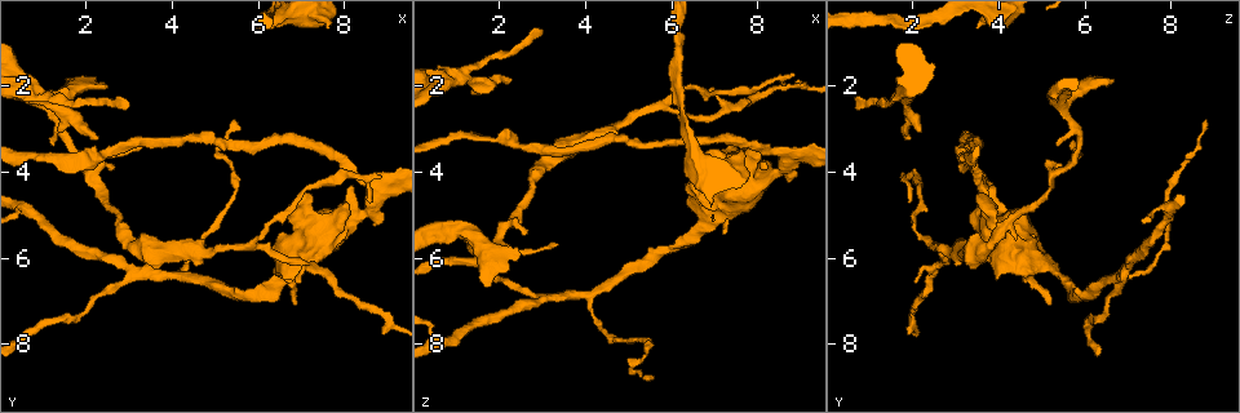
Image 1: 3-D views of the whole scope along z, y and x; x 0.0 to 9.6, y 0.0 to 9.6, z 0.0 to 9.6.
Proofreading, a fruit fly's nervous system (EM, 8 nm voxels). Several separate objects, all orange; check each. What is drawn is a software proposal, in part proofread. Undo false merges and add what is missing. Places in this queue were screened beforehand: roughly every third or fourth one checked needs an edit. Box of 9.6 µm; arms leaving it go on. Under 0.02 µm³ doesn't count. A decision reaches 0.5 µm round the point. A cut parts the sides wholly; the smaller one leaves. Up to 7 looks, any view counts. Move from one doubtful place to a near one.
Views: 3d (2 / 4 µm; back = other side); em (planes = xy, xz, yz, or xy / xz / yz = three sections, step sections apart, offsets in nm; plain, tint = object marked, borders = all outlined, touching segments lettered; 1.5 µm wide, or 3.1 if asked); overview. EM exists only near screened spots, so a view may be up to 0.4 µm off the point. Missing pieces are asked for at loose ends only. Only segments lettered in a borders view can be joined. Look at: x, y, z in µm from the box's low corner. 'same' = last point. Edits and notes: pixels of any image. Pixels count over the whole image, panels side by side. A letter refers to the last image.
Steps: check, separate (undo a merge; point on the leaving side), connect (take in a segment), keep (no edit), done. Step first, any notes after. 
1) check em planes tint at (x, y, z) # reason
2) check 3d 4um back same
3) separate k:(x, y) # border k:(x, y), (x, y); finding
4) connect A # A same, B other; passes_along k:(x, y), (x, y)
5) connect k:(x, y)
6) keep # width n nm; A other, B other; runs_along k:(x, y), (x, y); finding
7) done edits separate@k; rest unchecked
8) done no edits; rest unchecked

check em xy step 4 tint at (3.25, 3.30, 5.75) # an open end

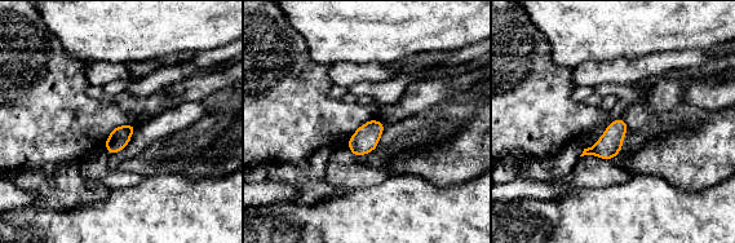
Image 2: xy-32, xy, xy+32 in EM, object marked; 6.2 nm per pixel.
check em planes borders same

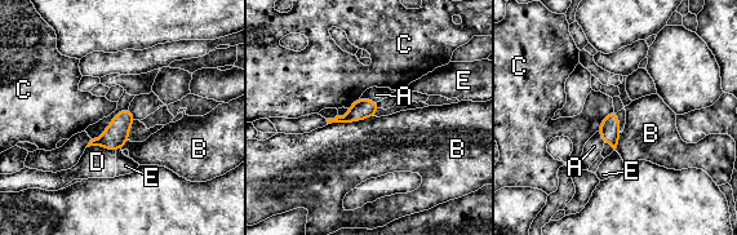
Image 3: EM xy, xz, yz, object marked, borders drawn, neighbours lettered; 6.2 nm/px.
keep # A other, B other, C other, D other, E other; border 3:(613, 109), (596, 131); none of them fits

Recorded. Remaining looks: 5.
check em planes borders at (2.25, 3.30, 1.80) # an open end

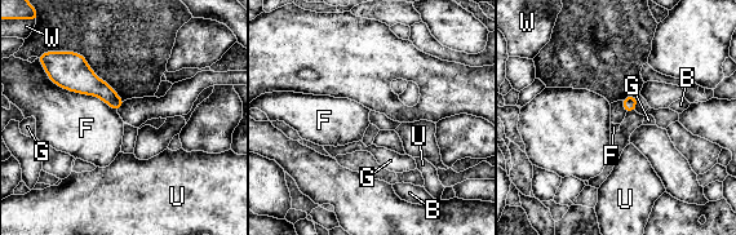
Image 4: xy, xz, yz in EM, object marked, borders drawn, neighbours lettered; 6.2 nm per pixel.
keep # B other, F other, G other, U other, W other; border 4:(47, 74), (116, 112); none of them fits

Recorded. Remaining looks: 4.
check 3d 2um back at (4.35, 5.75, 3.15) # calibre changes

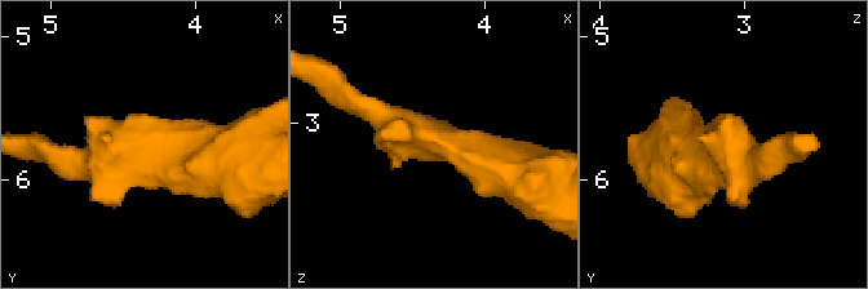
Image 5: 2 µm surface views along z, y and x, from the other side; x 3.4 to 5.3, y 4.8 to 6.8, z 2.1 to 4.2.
check em planes plain at (4.34, 5.78, 3.10)

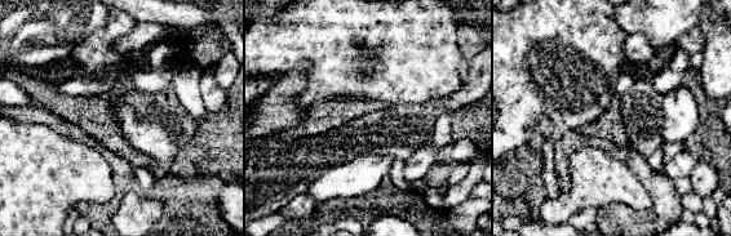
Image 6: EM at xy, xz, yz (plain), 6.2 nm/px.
check em planes borders same # what lies round it

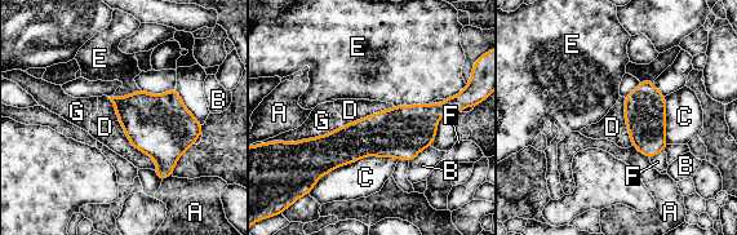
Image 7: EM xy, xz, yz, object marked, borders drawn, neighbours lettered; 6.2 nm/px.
keep # A other, B other, C other, D other, E other, F other, G other; arm_widths 160, 480 nm; continuous, no second neuron

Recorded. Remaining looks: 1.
done no edits; rest unchecked

